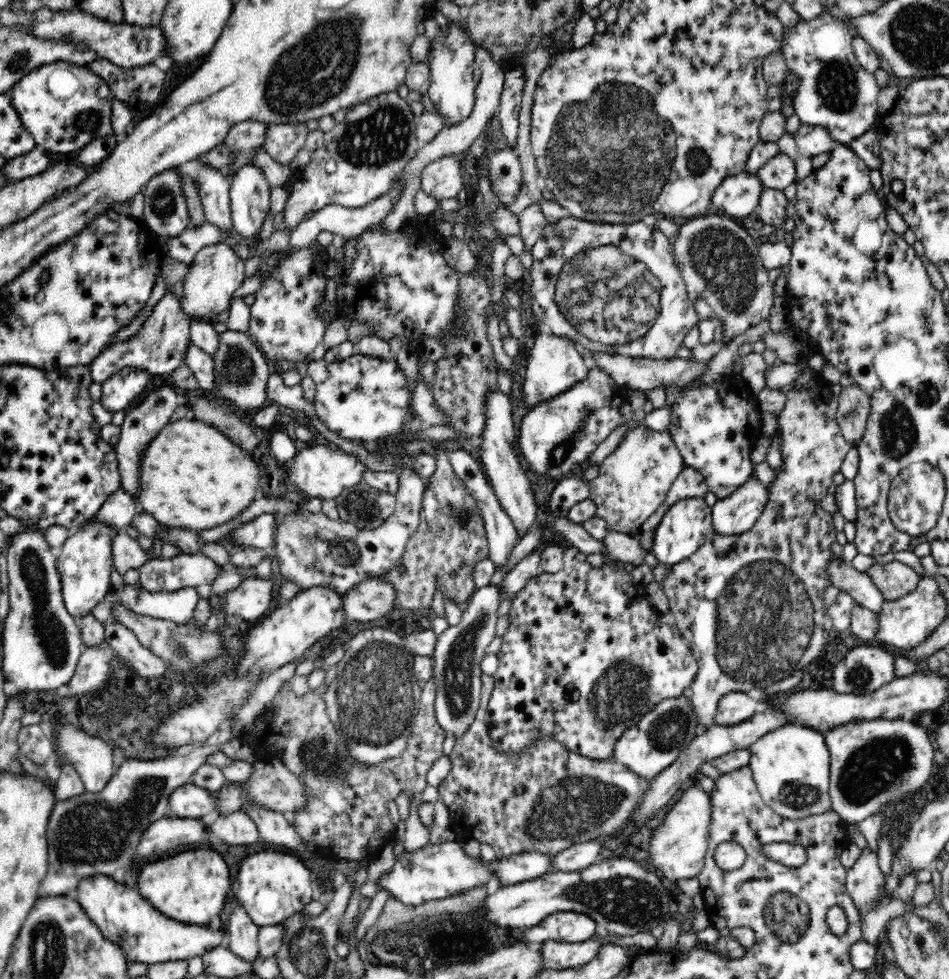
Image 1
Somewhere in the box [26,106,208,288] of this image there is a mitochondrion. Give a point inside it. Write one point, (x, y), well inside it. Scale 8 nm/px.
(162, 204)

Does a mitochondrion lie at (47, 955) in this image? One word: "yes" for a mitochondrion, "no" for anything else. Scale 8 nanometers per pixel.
yes

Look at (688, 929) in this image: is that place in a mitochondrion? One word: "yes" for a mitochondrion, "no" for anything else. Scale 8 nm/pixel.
no

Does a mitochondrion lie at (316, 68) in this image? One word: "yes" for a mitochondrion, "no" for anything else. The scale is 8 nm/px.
yes

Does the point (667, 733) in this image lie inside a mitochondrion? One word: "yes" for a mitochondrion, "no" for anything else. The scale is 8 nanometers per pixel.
yes

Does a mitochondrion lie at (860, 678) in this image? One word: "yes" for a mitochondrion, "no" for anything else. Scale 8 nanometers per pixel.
yes

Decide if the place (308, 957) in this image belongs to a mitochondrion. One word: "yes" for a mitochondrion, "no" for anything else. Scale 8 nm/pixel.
yes

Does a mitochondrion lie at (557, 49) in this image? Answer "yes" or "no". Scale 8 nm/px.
no

